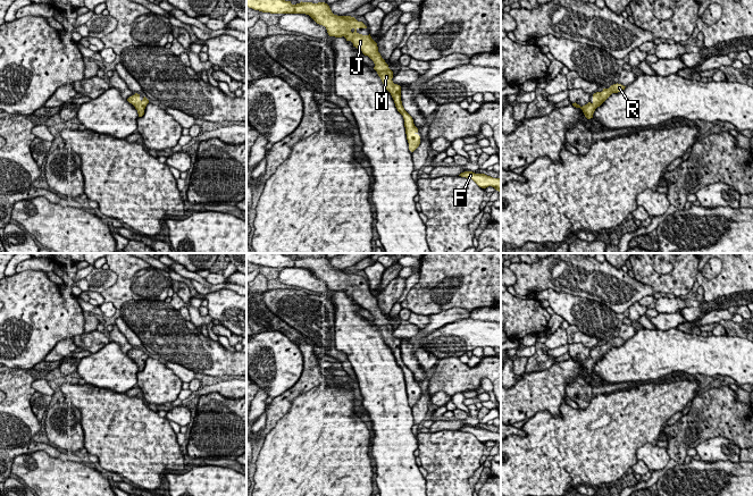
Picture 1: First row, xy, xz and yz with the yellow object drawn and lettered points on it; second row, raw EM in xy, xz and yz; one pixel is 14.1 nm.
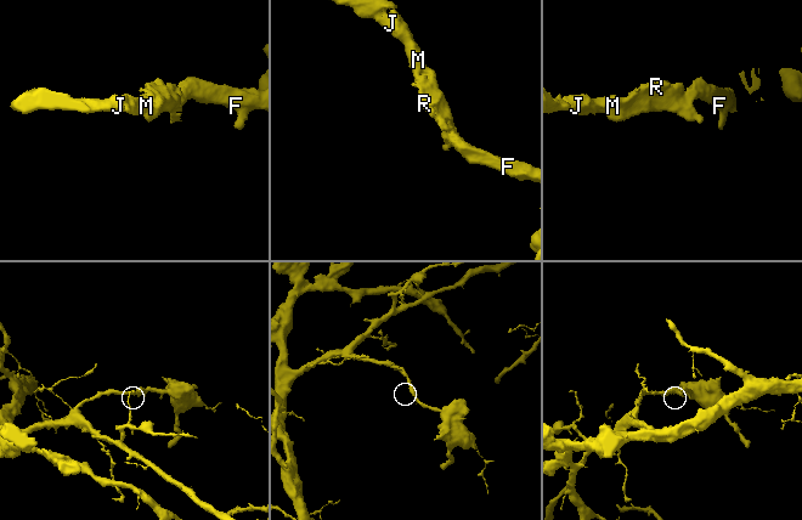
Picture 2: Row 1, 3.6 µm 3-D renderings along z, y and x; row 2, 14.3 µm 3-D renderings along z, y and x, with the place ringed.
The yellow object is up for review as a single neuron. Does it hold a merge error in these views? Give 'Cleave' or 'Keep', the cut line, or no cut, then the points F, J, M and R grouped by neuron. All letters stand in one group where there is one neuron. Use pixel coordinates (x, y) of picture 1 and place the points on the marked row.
Keep. No split. Groups: F J M R

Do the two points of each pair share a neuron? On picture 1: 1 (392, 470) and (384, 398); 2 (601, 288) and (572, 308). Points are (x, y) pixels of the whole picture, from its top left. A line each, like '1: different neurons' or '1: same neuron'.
1: same neuron
2: different neurons

